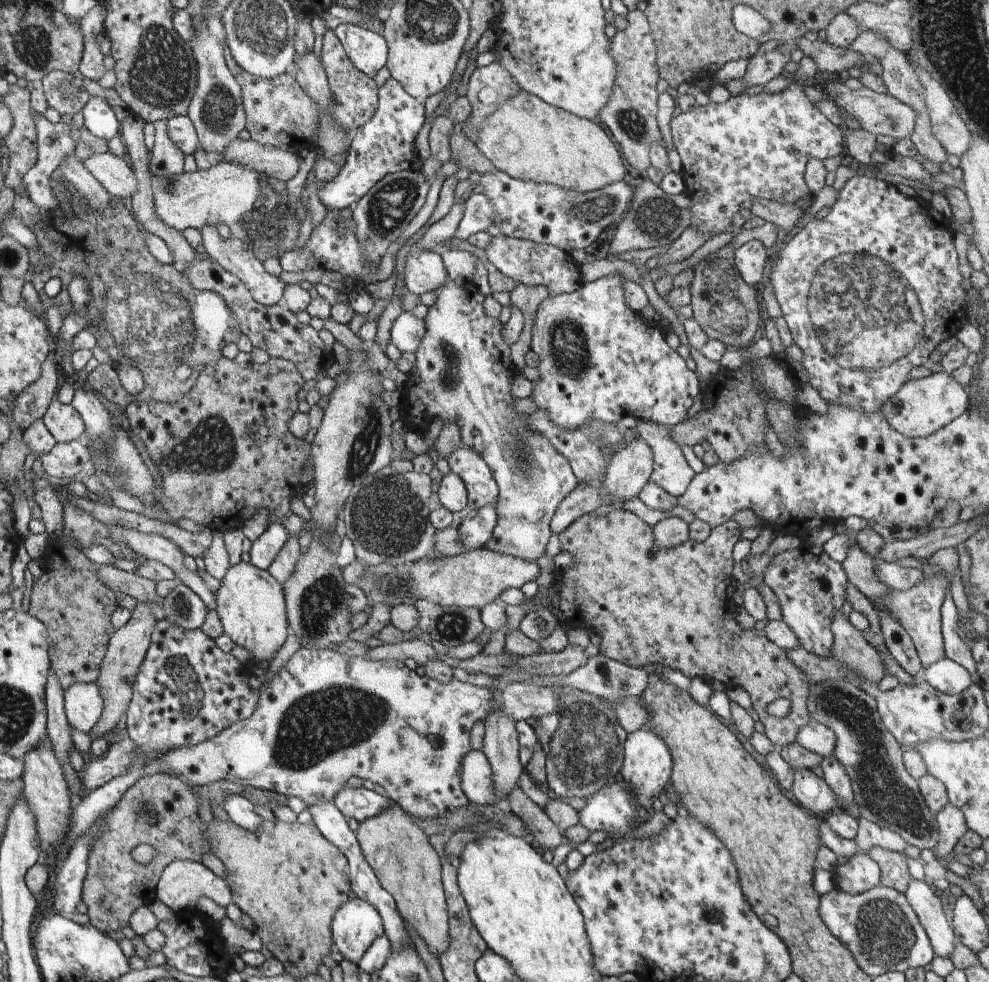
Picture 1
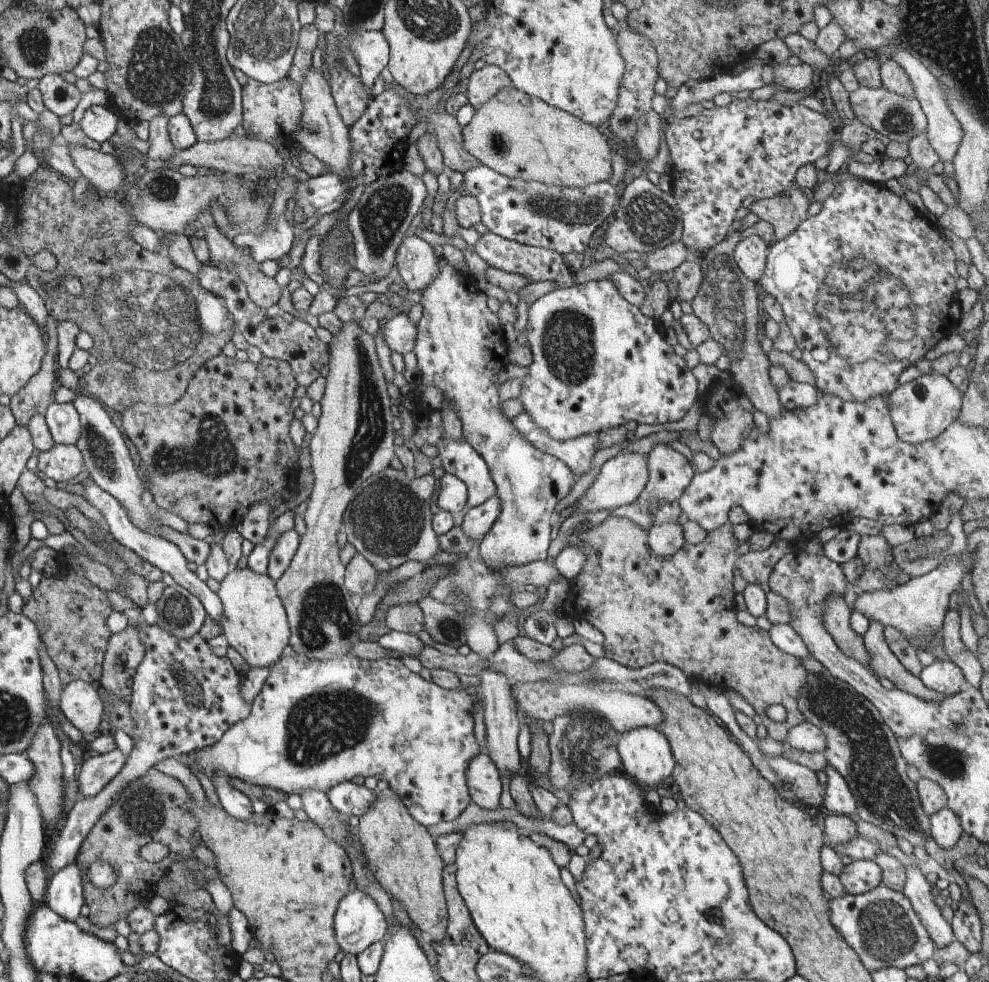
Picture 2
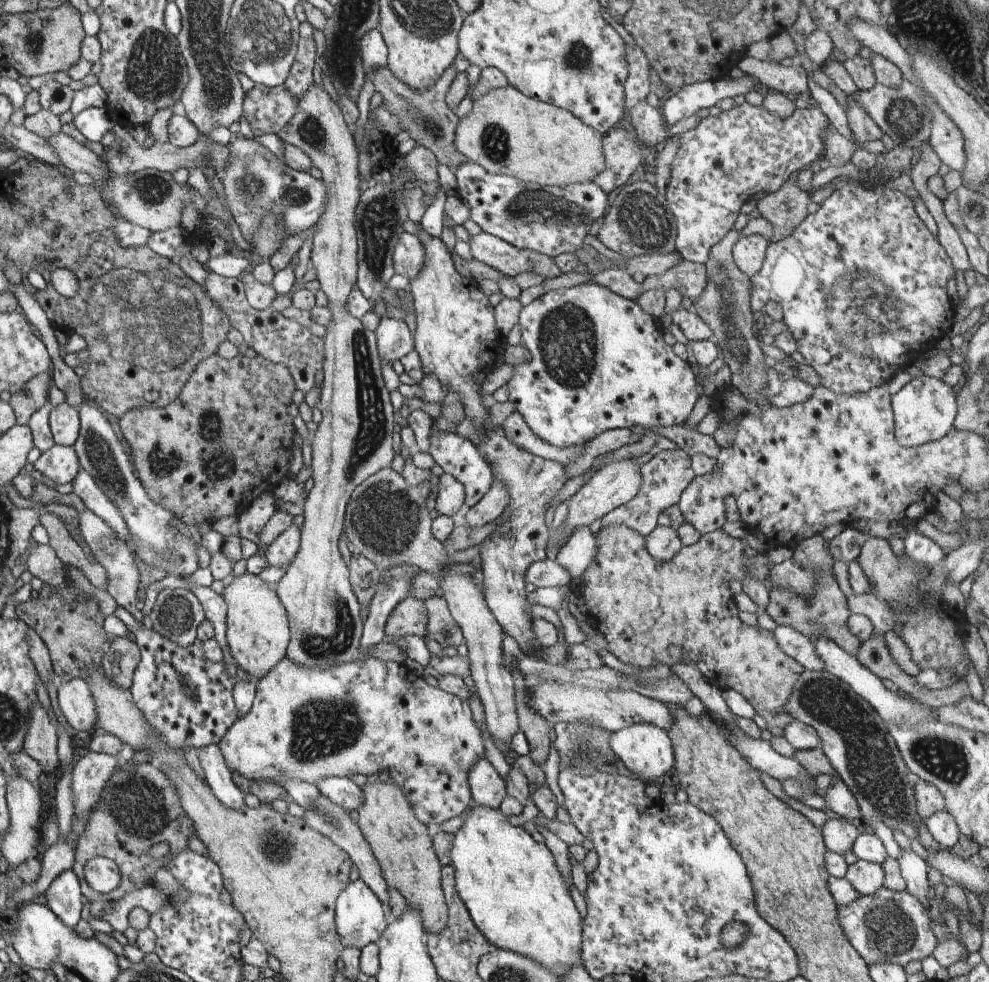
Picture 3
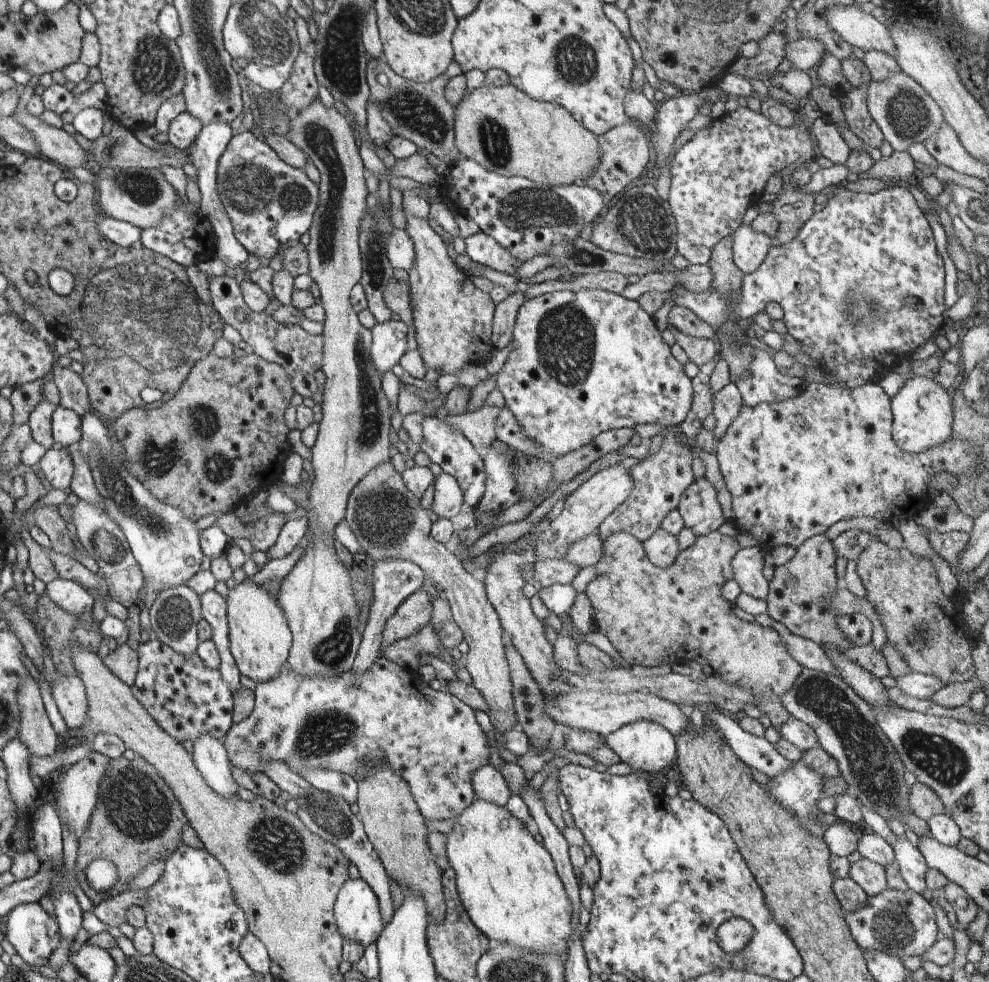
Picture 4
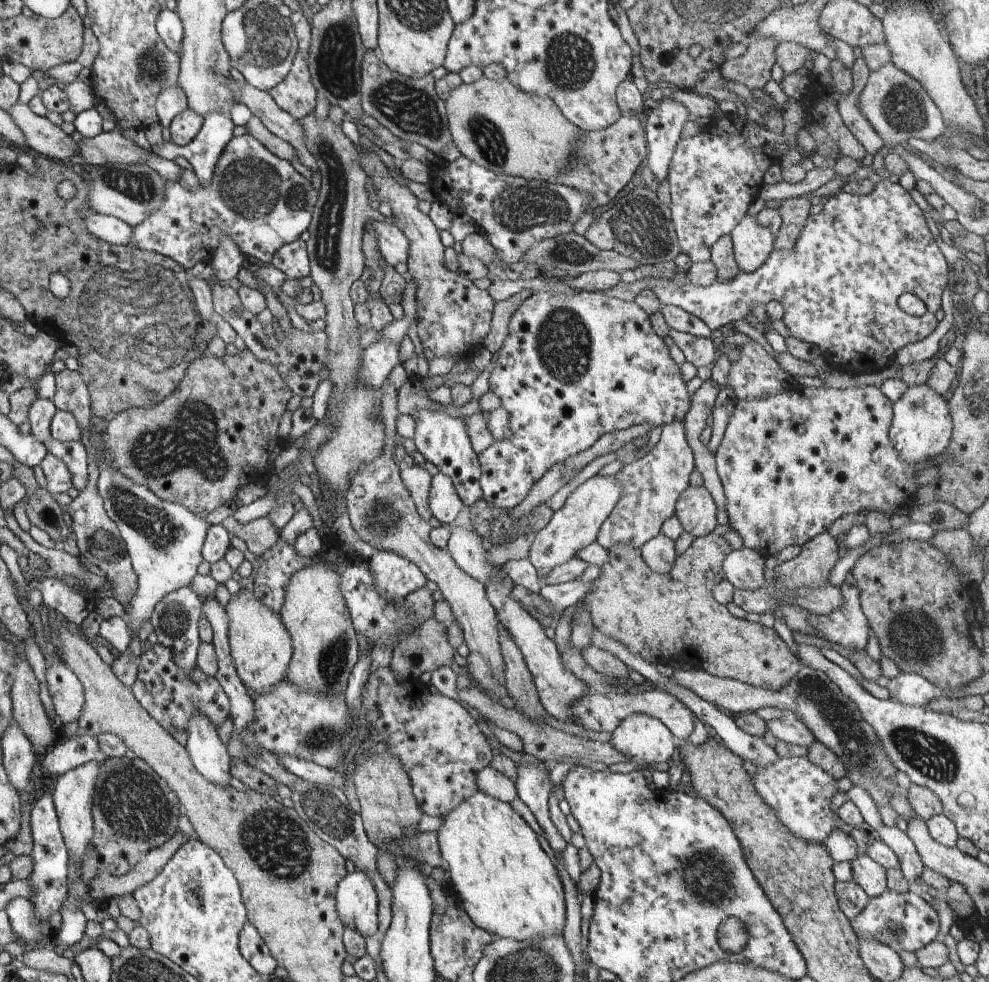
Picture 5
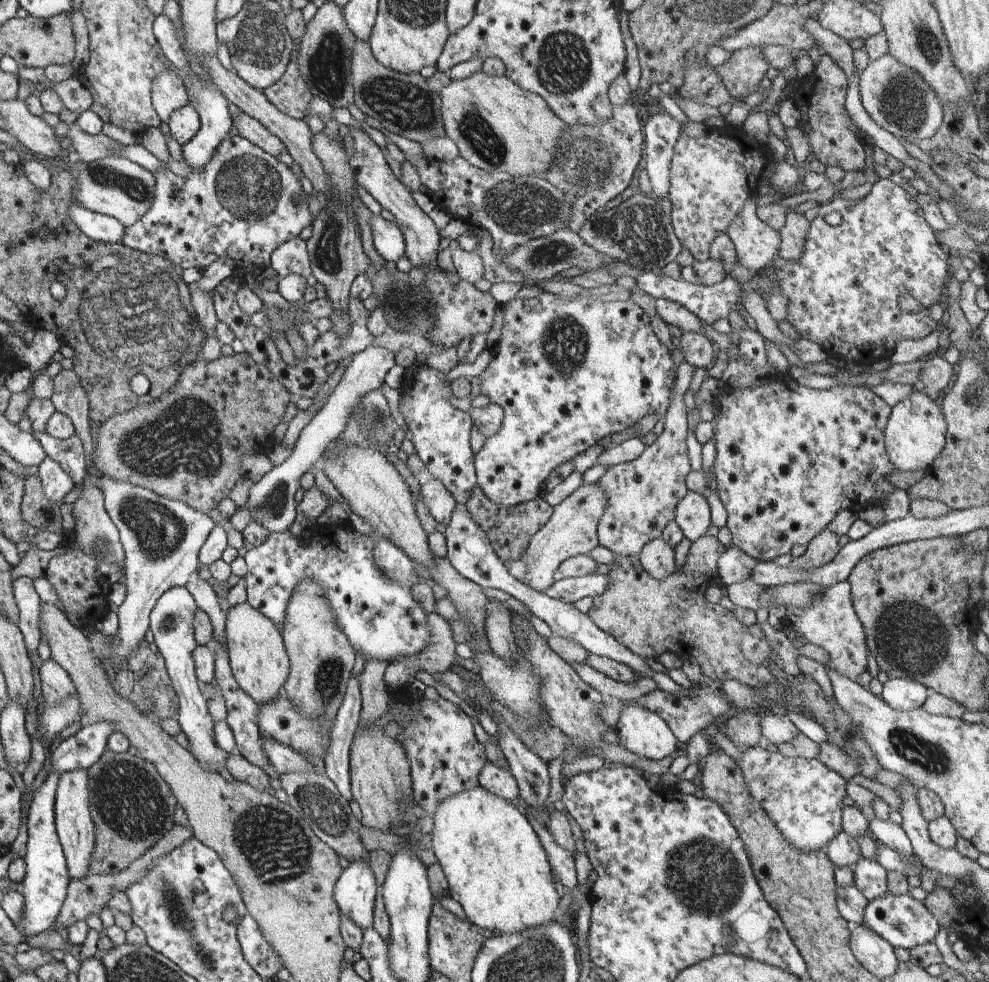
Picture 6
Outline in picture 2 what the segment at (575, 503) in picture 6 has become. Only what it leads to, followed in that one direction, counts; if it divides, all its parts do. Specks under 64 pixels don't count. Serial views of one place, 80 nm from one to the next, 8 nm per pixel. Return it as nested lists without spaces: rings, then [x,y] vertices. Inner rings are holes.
[[[624,451],[606,461],[599,474],[597,475],[588,492],[579,498],[576,502],[574,512],[582,514],[585,512],[595,512],[597,510],[612,510],[621,507],[622,505],[630,504],[636,500],[640,493],[647,486],[648,472],[648,455],[643,455],[638,452]]]

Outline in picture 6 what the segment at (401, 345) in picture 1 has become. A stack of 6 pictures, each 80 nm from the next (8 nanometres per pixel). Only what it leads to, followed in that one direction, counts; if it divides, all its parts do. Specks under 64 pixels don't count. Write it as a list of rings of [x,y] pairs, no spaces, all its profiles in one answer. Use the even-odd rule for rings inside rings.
[[[369,345],[364,351],[352,356],[343,377],[326,404],[317,414],[314,414],[310,424],[299,434],[298,440],[295,442],[294,453],[282,465],[272,467],[266,476],[252,483],[246,506],[253,511],[253,520],[261,522],[272,533],[283,533],[289,530],[297,515],[294,494],[300,487],[300,476],[308,472],[310,466],[318,465],[321,462],[322,454],[345,429],[349,416],[358,408],[361,398],[370,391],[380,390],[384,376],[395,365],[395,353],[382,346]]]

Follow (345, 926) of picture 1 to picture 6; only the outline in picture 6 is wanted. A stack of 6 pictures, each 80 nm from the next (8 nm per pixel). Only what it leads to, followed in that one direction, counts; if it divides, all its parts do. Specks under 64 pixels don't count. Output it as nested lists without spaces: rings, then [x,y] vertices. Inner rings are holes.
[[[366,860],[354,861],[339,876],[335,886],[335,900],[344,916],[364,932],[373,927],[375,900],[379,891],[380,887],[376,885],[369,863]]]

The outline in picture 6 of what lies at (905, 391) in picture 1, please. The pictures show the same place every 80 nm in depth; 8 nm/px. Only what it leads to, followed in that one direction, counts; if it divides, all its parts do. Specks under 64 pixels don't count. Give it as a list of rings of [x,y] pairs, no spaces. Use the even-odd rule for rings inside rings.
[[[913,388],[907,398],[891,408],[884,434],[887,453],[896,470],[912,472],[926,470],[944,450],[947,422],[942,407],[934,400],[925,395],[925,392]]]

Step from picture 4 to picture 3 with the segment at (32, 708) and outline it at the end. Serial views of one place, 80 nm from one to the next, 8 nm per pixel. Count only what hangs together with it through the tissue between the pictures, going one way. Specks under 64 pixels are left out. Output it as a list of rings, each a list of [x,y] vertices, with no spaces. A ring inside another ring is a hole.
[[[34,698],[32,718],[29,720],[29,732],[23,750],[41,766],[44,774],[50,774],[58,768],[56,746],[58,746],[56,728],[38,699]]]

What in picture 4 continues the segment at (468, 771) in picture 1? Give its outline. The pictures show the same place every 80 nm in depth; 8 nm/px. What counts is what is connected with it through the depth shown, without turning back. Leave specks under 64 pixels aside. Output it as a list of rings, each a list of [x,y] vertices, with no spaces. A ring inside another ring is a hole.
[[[490,764],[479,768],[473,776],[472,784],[476,792],[476,800],[480,798],[500,807],[503,807],[508,797],[513,794],[502,773]]]

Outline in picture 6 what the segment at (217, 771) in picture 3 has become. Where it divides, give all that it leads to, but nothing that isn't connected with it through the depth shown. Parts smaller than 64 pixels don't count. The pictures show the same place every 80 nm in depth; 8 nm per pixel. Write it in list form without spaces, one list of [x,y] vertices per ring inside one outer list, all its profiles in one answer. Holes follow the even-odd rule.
[[[174,587],[167,590],[155,604],[151,612],[151,629],[154,635],[157,650],[167,662],[167,671],[170,673],[172,684],[179,696],[179,714],[177,720],[181,731],[186,734],[189,742],[189,751],[204,769],[217,772],[221,766],[227,766],[227,758],[230,754],[223,751],[214,738],[215,724],[208,713],[206,699],[202,697],[198,689],[195,673],[194,649],[199,645],[195,639],[194,617],[198,611],[197,602],[192,593],[186,587]]]

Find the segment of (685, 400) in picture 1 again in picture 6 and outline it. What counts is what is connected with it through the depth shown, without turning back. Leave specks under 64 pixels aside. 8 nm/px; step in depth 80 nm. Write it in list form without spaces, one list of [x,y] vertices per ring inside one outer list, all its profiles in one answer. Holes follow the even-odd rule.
[[[543,290],[534,298],[510,299],[504,304],[504,312],[502,334],[493,352],[493,359],[478,378],[481,380],[480,394],[488,396],[493,403],[499,404],[505,415],[499,431],[493,437],[489,437],[482,450],[476,453],[477,486],[494,506],[515,507],[540,496],[543,480],[551,470],[588,450],[603,436],[628,429],[646,415],[657,415],[657,420],[665,418],[673,395],[676,372],[673,373],[674,361],[669,348],[658,340],[656,333],[652,330],[651,318],[632,300],[603,302],[599,298],[590,298],[586,295],[570,298]]]

